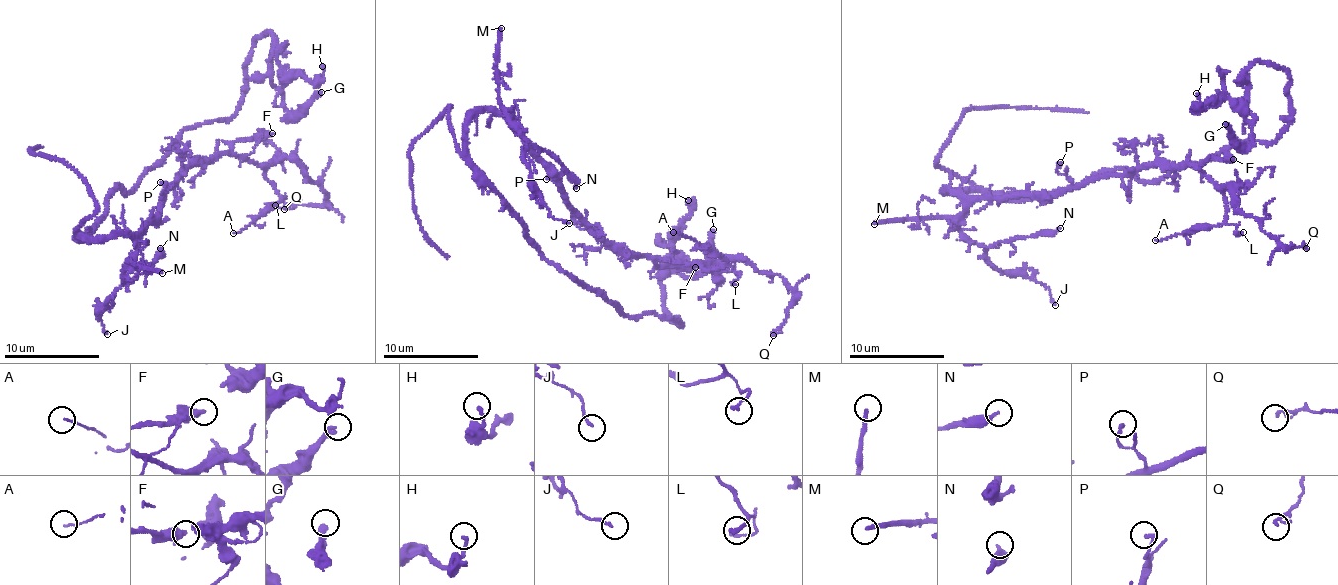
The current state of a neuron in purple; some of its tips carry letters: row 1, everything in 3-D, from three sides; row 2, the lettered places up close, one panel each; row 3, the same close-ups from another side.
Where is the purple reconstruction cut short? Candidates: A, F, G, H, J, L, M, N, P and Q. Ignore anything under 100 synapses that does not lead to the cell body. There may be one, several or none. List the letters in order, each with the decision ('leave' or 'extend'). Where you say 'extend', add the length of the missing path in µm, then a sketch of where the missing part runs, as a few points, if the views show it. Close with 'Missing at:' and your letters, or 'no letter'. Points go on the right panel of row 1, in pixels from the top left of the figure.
A: leave
F: leave
G: leave
H: leave
J: leave
L: leave
M: leave
N: leave
P: leave
Q: leave
Missing at: no letter

